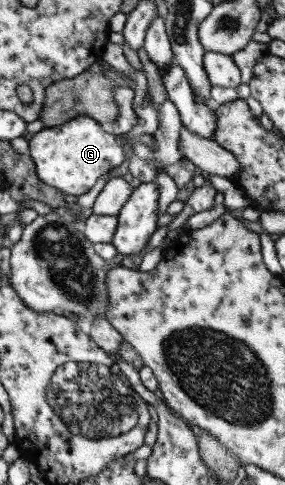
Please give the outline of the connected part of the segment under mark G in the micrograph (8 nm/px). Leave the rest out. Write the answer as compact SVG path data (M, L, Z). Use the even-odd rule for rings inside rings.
M76 116L61 126L37 131L27 140L27 154L34 163L40 182L60 190L63 194L78 196L88 192L94 182L124 161L122 147L113 135L106 134L92 118Z

